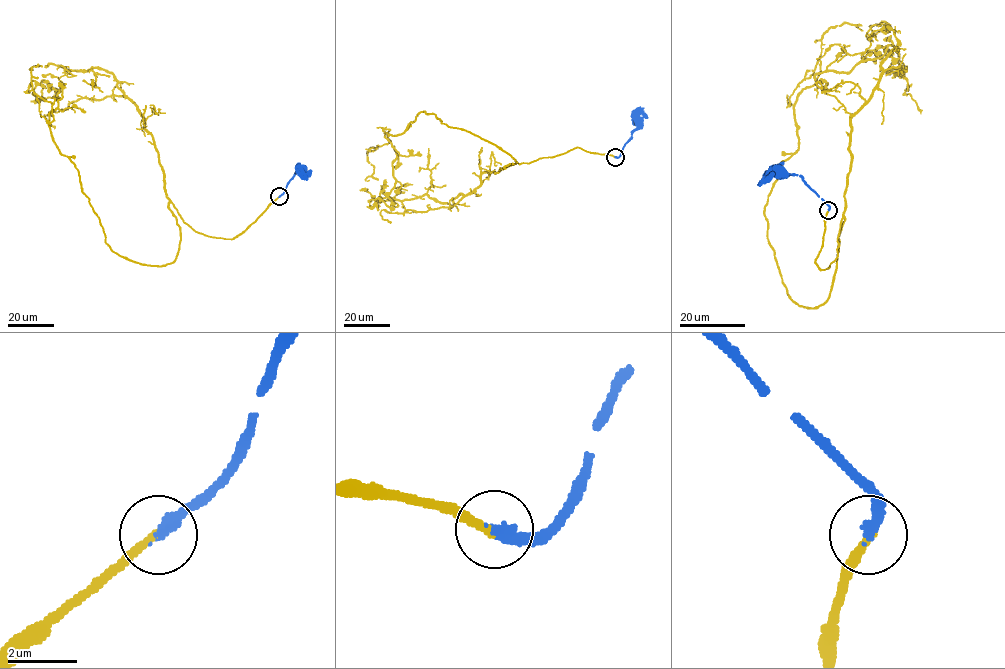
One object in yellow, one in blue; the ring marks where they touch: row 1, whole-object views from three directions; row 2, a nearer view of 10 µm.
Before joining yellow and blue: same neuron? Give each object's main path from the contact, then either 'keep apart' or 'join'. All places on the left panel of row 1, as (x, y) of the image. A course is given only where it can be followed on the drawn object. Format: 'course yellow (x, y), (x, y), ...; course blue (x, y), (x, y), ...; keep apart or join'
course yellow (279, 196), (232, 239), (171, 202), (175, 259), (118, 255), (53, 140), (59, 91), (32, 93), (57, 98); course blue (279, 196), (295, 172), (303, 168); join

